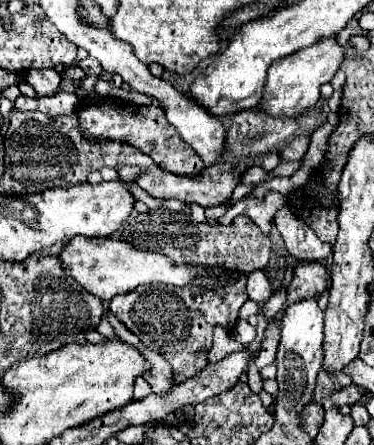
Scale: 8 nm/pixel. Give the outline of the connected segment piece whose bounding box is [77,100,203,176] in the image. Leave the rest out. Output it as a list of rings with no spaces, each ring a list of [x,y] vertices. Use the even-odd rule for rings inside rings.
[[[103,100],[99,104],[81,106],[77,110],[77,116],[87,136],[115,138],[135,144],[141,152],[151,156],[155,164],[159,164],[167,172],[173,172],[177,176],[199,176],[203,170],[203,160],[199,160],[197,152],[187,142],[183,142],[179,132],[175,132],[175,128],[167,122],[163,106],[159,102],[153,102],[149,106],[133,106],[133,104],[121,106],[115,100]]]

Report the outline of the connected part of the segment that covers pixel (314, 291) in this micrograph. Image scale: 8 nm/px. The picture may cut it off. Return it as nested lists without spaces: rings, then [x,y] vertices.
[[[299,264],[295,270],[293,270],[293,280],[291,284],[287,286],[287,300],[283,304],[283,310],[275,316],[275,322],[277,326],[281,324],[283,320],[283,314],[285,314],[285,308],[293,302],[299,302],[299,300],[305,300],[305,298],[315,298],[317,294],[321,294],[323,290],[327,290],[327,270],[323,264]]]

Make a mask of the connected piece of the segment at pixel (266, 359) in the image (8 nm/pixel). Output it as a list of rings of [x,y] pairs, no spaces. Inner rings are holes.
[[[267,336],[267,344],[263,344],[259,356],[255,358],[255,364],[257,368],[263,368],[263,366],[269,366],[275,362],[275,352],[277,352],[277,342],[279,342],[279,336]]]

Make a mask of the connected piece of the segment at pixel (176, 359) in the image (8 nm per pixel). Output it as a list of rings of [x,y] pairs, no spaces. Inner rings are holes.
[[[233,272],[233,280],[215,290],[199,288],[197,284],[195,288],[137,288],[123,296],[115,296],[109,310],[135,336],[139,336],[149,350],[155,350],[173,366],[175,382],[181,384],[207,364],[207,352],[213,342],[213,326],[221,324],[225,328],[235,328],[239,308],[249,298],[245,282],[247,276]]]

